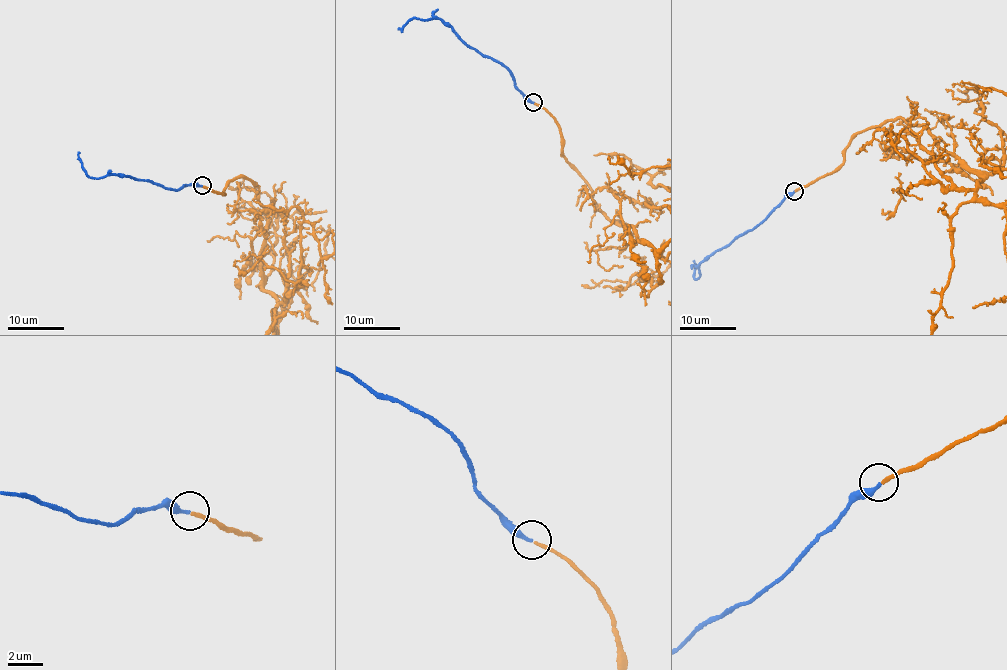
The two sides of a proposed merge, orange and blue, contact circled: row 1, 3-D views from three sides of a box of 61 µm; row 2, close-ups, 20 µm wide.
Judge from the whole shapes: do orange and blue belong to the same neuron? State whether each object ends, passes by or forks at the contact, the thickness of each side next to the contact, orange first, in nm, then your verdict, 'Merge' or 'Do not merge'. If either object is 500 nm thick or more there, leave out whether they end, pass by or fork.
At the ring orange ends. At the ring blue ends. Thickness 200 nm (orange) against 220 nm. Merge

